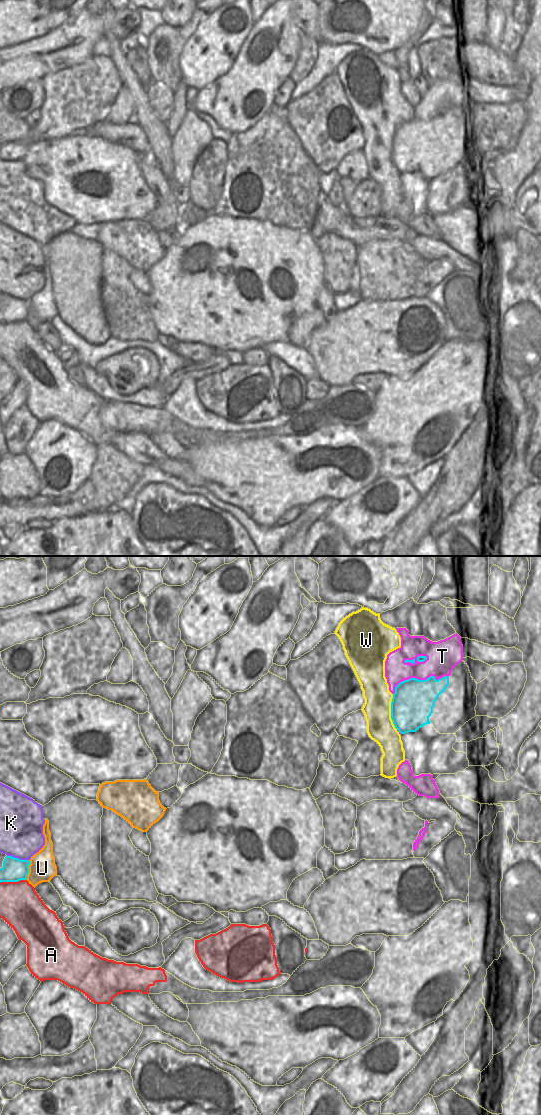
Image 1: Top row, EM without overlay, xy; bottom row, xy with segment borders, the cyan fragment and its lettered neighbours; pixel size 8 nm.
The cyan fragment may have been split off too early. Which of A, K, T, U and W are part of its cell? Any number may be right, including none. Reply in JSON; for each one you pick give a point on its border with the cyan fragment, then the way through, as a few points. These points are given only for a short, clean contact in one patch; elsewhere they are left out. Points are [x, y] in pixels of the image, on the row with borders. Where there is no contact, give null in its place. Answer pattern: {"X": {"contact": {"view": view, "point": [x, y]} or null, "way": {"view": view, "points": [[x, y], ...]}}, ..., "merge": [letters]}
{"T": {"contact": {"view": "xy", "point": [417, 679]}}, "merge": ["T"]}

